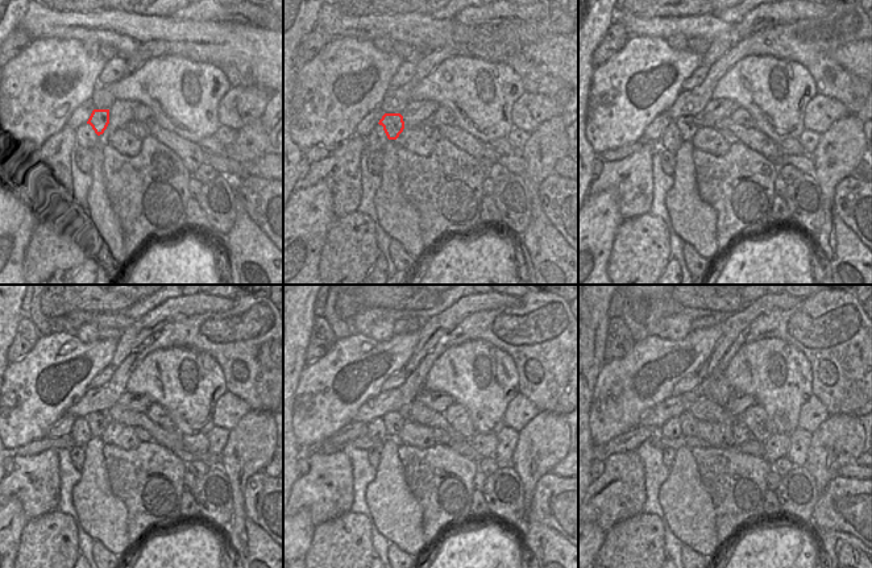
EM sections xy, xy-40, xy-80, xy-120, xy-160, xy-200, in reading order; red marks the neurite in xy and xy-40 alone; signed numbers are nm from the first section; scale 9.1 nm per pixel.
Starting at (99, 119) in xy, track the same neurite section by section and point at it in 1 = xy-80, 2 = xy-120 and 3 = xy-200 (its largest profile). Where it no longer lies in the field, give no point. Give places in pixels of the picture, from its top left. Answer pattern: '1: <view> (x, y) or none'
1: xy-80 (688, 125)
2: xy-120 (98, 422)
3: xy-200 (688, 422)

